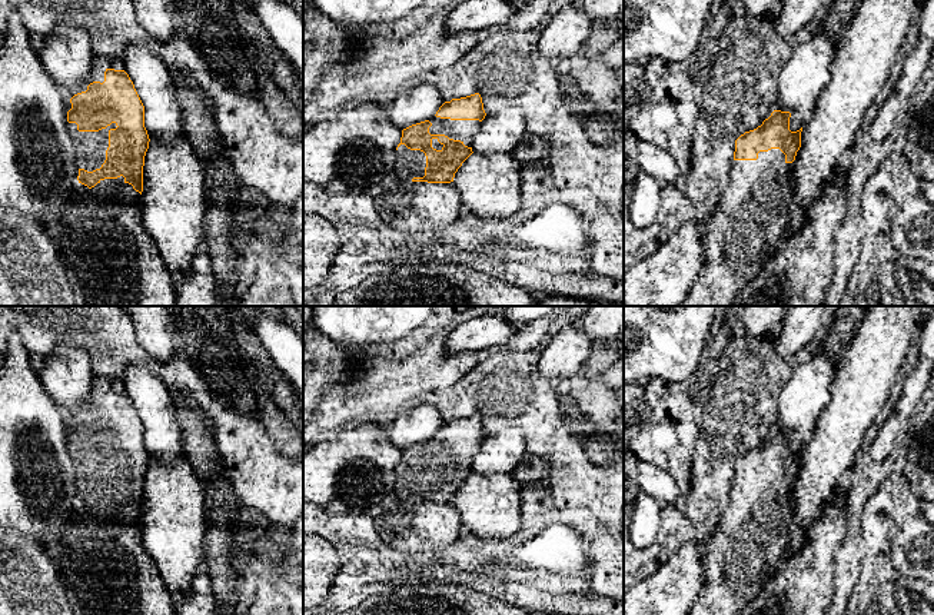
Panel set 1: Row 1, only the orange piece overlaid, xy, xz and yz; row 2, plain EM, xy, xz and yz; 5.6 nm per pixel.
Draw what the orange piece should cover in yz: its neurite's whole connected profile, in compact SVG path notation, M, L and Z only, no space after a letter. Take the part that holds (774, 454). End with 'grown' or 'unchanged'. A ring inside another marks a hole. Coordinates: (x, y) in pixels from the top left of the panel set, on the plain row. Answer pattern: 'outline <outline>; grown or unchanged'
outline M774 430L754 451L735 461L728 503L704 545L704 579L689 615L738 615L771 579L778 556L788 546L788 525L794 513L794 481L801 452L790 451L790 432Z; grown

